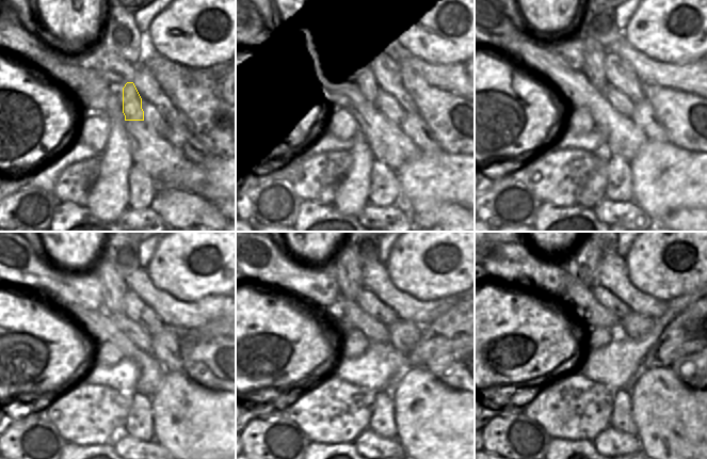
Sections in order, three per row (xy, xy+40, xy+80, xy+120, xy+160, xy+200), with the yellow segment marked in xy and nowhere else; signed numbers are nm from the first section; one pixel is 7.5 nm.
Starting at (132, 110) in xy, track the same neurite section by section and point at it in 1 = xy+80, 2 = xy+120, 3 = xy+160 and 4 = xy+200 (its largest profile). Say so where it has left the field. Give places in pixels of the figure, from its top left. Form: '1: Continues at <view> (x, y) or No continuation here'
1: Continues at xy+80 (594, 52)
2: Continues at xy+120 (113, 286)
3: Continues at xy+160 (346, 264)
4: Continues at xy+200 (587, 253).

